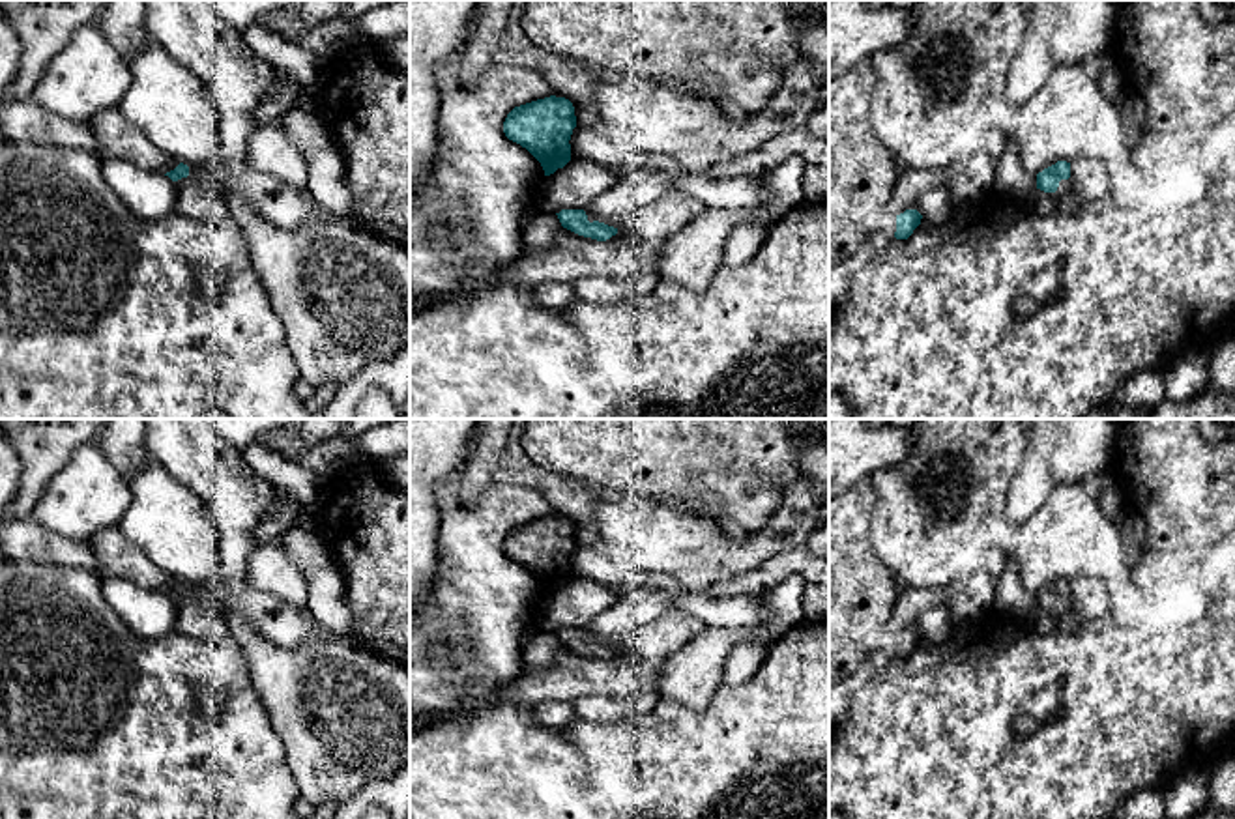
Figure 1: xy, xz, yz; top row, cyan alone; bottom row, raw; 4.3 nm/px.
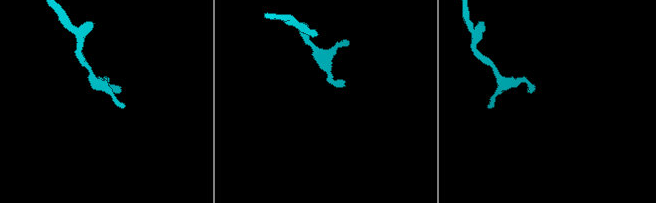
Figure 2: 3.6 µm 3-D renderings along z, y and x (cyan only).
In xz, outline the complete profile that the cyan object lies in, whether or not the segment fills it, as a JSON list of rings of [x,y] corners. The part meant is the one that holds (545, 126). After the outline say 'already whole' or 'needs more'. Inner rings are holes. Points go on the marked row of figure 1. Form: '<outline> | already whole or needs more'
[[[556,95],[515,107],[503,122],[505,136],[526,148],[541,163],[545,176],[571,161],[574,127],[573,103]]] | already whole

